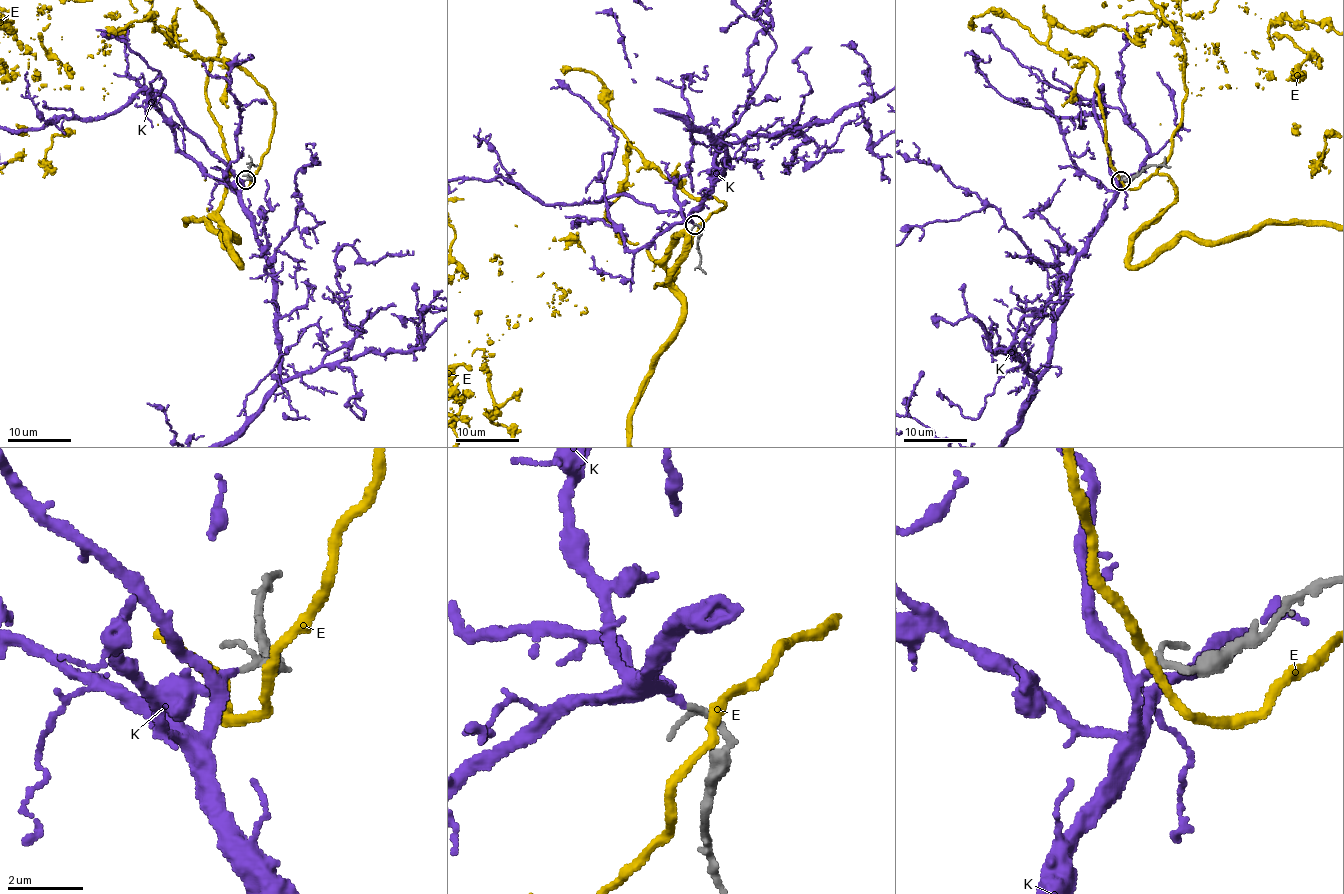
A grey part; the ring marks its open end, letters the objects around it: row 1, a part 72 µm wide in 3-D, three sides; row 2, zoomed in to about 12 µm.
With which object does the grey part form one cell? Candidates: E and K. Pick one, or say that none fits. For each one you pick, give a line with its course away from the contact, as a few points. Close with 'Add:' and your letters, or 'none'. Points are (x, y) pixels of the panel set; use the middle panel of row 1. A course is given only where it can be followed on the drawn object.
K: Its course: (694, 225), (725, 149), (567, 54), (498, 258), (552, 357), (636, 317), (701, 157), (644, 96), (514, 85)
Add: K

